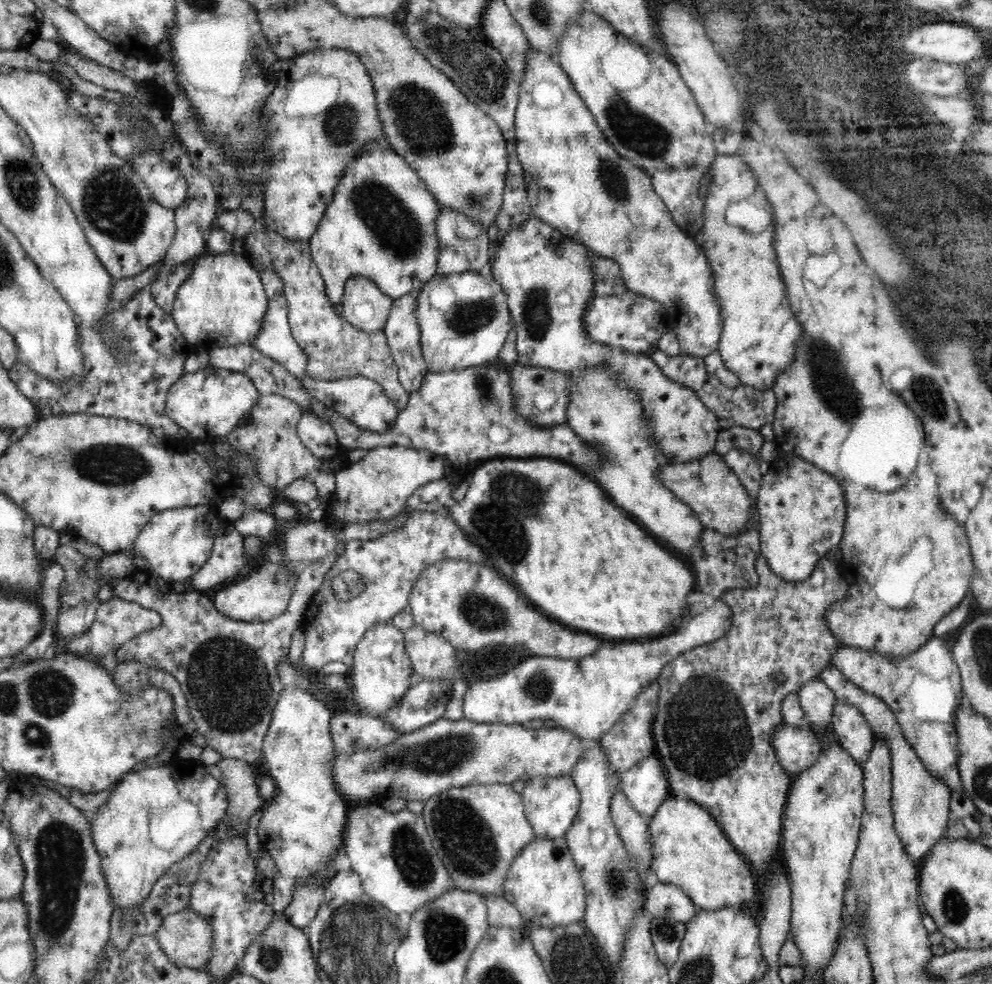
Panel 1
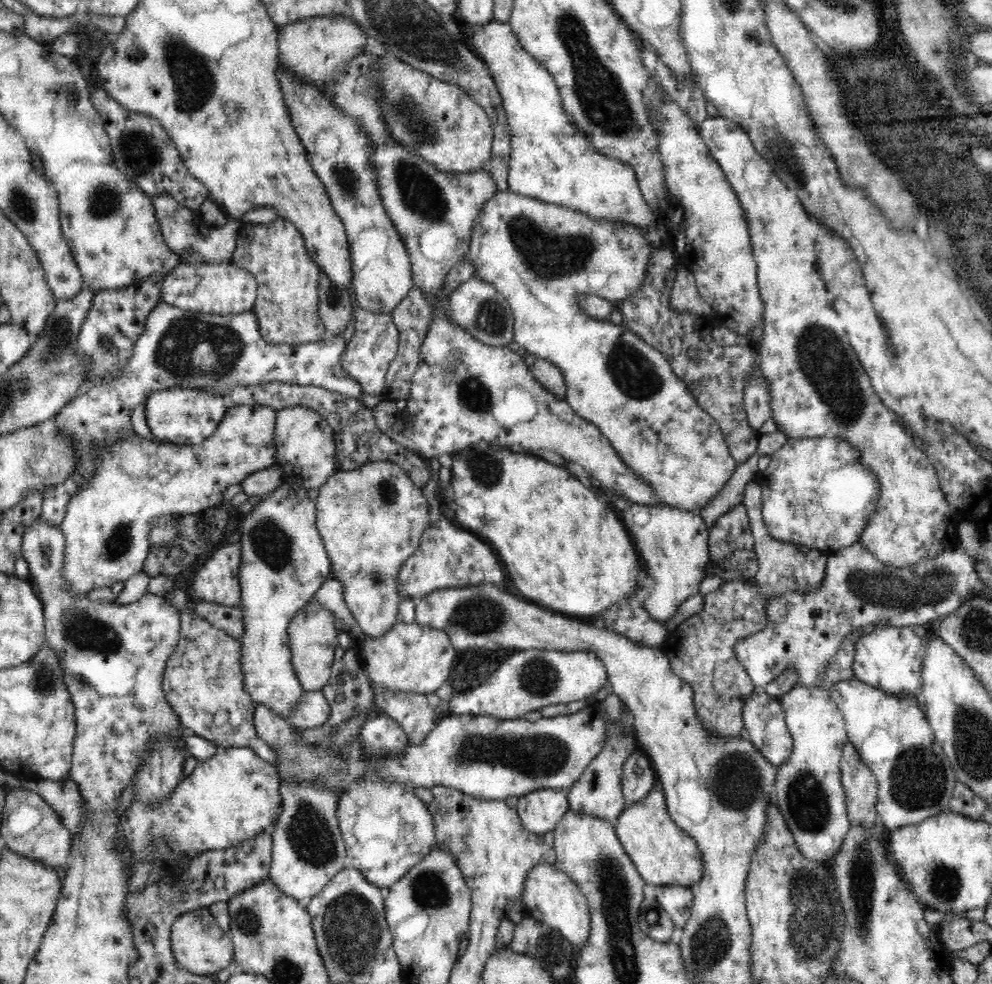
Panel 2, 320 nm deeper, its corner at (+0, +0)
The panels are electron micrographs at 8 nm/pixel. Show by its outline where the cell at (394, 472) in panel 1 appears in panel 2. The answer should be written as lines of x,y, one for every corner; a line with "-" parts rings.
385,460
372,461
354,470
339,469
339,472
335,476
332,476
326,484
318,489
317,502
315,503
317,510
316,524
318,532
322,537
324,547
326,547
326,553
328,553
328,557
330,557
331,570
333,570
332,578
342,583
344,600
366,636
374,638
381,637
397,622
397,612
401,601
400,595
398,595
398,572
400,572
402,564
408,561
410,556
418,550
421,536
430,526
428,516
428,514
430,514
430,505
428,504
428,500
424,497
424,492
426,492
426,490
427,489
423,487
418,487
408,475
406,475
406,471
403,468
400,468
400,466
393,462

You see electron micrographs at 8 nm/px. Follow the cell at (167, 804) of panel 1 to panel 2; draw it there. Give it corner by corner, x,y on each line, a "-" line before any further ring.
248,747
225,748
206,760
205,765
197,764
189,776
178,782
164,804
142,804
134,801
119,816
119,823
135,858
143,862
153,862
153,854
164,849
170,849
174,855
224,850
238,846
244,840
250,840
272,828
281,811
280,783
278,766
262,760
254,750

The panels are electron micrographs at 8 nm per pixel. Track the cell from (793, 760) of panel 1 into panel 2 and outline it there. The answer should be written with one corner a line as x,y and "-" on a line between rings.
755,687
754,692
746,699
743,708
743,723
746,736
752,744
762,753
771,765
780,767
790,758
793,749
793,738
785,723
785,712
778,699
771,698
765,687

